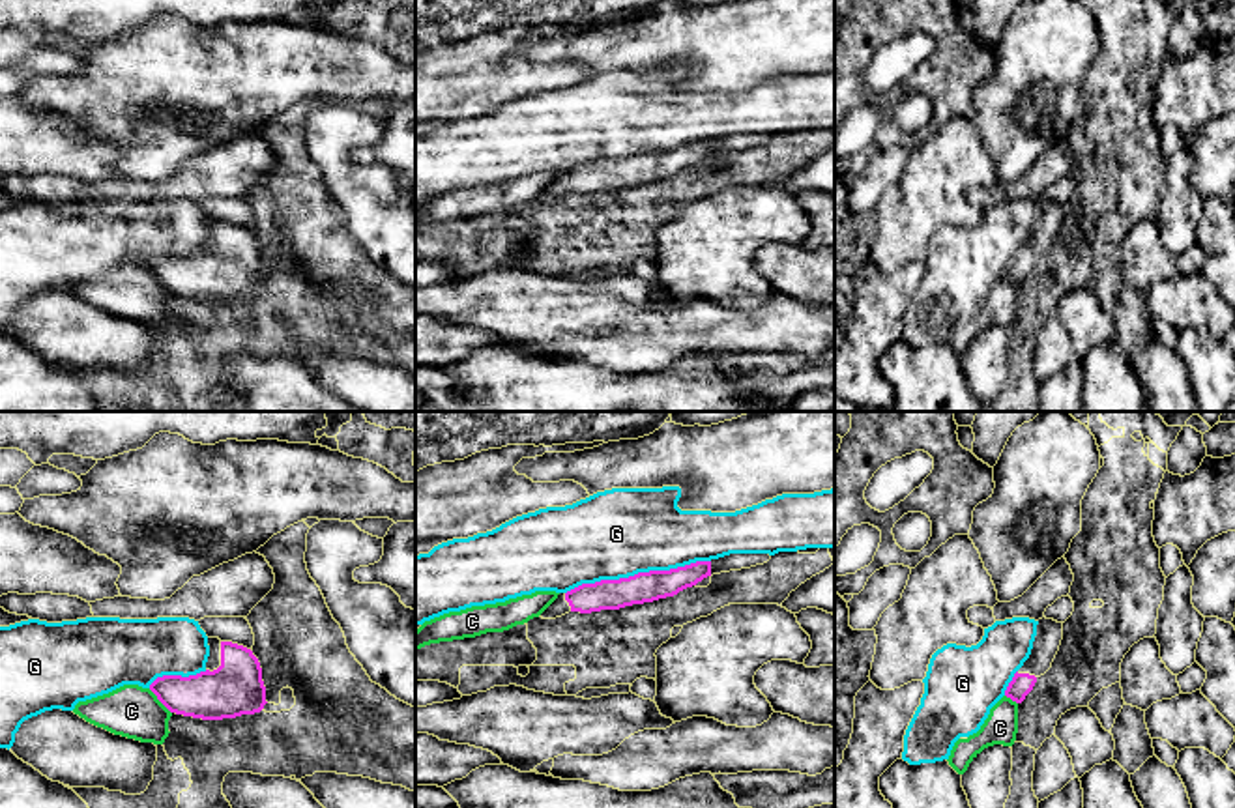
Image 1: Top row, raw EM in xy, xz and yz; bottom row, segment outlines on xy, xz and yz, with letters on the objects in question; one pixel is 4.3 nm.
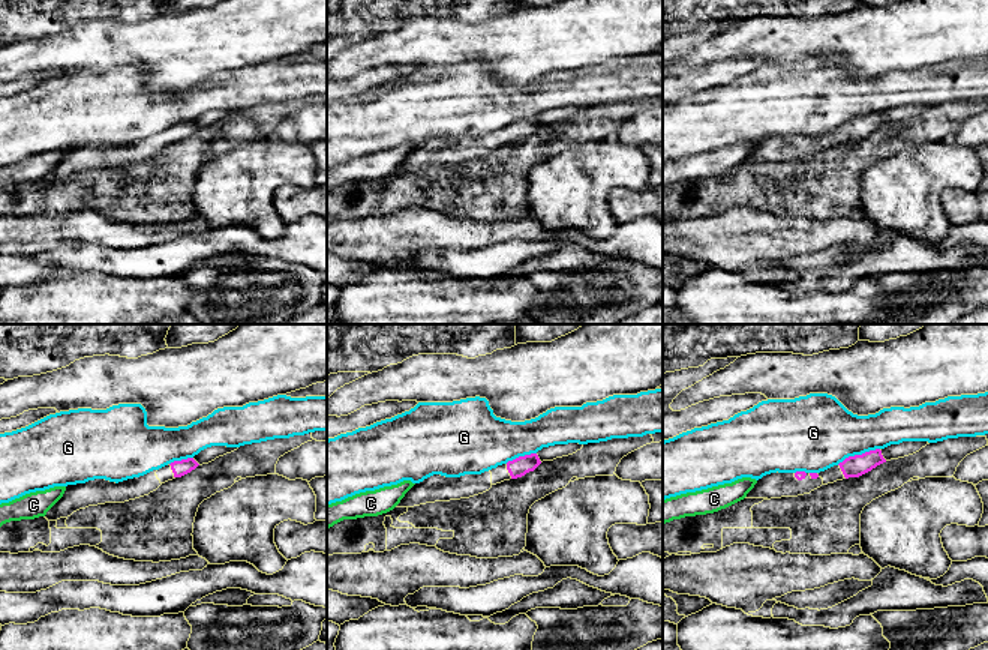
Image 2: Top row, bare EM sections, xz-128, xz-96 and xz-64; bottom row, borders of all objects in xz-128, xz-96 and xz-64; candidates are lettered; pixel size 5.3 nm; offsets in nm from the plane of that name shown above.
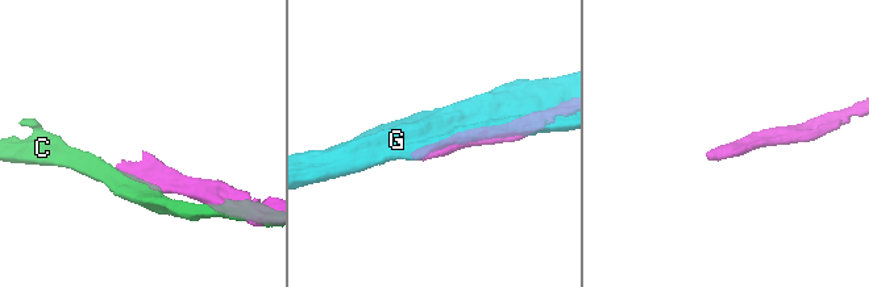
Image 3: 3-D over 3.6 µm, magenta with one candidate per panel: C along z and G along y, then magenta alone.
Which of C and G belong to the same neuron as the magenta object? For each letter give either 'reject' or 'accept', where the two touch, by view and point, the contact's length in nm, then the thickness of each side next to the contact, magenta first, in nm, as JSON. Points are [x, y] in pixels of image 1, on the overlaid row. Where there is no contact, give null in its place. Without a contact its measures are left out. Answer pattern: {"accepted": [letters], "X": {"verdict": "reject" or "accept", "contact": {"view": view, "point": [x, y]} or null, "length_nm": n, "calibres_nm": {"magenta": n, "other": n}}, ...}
{"accepted": [], "C": {"verdict": "reject", "contact": {"view": "xy", "point": [159, 700]}, "length_nm": 150, "calibres_nm": {"magenta": 220, "other": 220}}, "G": {"verdict": "reject", "contact": {"view": "xz", "point": [639, 573]}, "length_nm": 650, "calibres_nm": {"magenta": 130, "other": 380}}}

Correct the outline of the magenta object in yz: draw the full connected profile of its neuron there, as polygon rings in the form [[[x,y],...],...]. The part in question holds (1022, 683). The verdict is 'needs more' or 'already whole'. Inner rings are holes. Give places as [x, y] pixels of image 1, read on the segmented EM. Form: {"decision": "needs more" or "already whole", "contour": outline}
{"decision": "needs more", "contour": [[[1039,619],[1033,649],[1024,666],[1014,673],[1005,696],[1022,703],[1033,690],[1037,679],[1044,675],[1059,651],[1063,640],[1063,623],[1053,619]]]}

